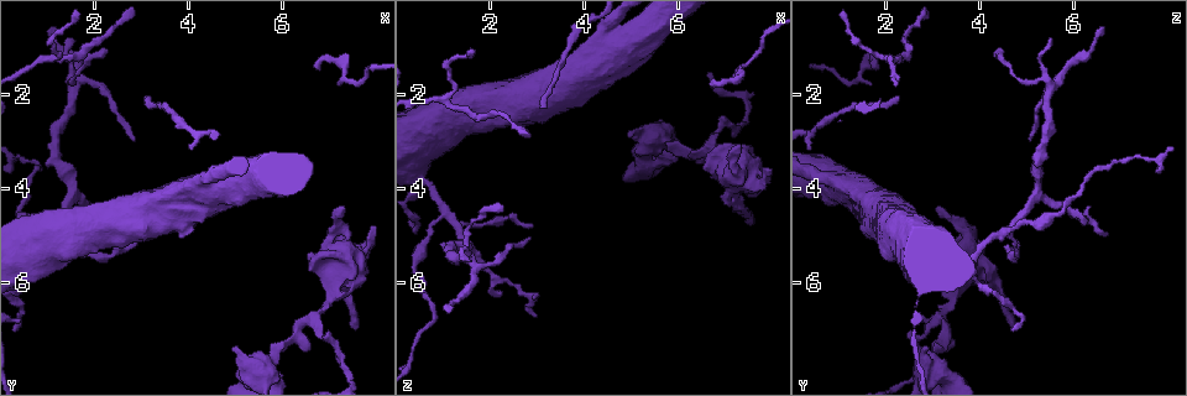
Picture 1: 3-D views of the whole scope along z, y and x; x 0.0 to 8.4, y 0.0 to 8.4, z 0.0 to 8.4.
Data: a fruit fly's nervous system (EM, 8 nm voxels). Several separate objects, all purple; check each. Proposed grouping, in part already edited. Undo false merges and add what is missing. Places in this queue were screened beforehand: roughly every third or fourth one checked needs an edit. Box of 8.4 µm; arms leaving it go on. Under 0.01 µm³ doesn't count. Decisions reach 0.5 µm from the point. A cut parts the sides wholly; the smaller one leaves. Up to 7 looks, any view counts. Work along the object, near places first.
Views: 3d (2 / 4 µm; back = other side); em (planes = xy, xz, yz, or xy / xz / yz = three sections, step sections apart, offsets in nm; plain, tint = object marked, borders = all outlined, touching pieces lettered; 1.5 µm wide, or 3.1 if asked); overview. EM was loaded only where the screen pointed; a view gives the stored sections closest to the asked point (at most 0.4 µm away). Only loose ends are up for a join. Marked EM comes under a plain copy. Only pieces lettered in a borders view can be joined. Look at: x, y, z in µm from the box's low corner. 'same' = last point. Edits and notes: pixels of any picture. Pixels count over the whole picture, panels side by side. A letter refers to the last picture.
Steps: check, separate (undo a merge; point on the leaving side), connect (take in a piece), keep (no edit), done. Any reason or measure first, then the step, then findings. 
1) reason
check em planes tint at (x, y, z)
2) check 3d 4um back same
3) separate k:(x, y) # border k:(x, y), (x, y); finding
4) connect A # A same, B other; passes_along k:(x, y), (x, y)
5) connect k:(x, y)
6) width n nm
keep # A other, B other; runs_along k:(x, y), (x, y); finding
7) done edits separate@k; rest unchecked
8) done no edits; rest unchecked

check 3d 2um at (1.15, 0.55, 6.60)

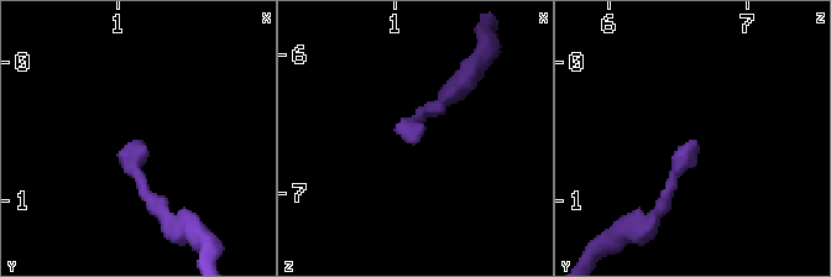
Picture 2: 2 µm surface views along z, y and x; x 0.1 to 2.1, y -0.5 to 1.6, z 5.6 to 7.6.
now the EM
check em planes borders at (1.14, 0.54, 6.62)

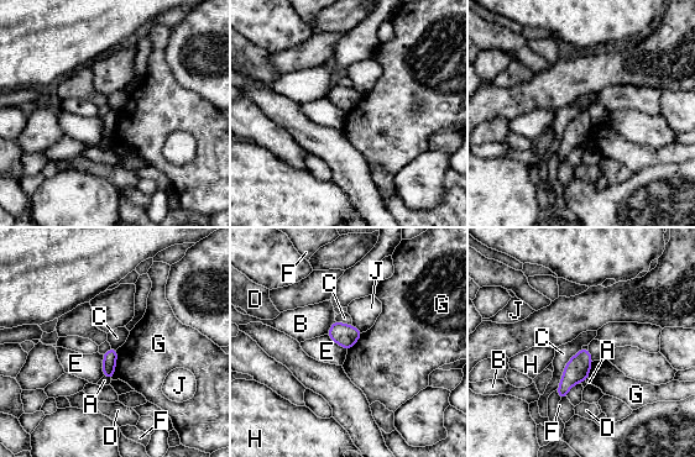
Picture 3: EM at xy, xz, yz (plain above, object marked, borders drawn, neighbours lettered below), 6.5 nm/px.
longest_contact C 320 nm
keep # A other, B other, C other, D other, E other, F other, G other, H other, J other; border 3:(581, 347), (568, 361), (555, 389); no lettered piece goes on from it

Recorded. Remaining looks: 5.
tapers out
check 3d 4um at (3.00, 5.00, 6.65)

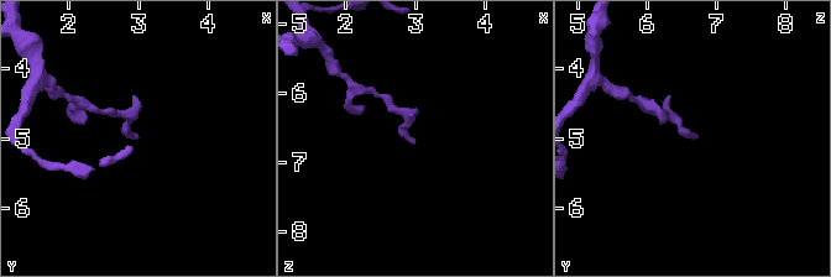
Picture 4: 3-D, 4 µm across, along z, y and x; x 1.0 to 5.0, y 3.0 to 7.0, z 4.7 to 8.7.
now the EM
check em xy step 4 borders at (3.00, 4.95, 6.70)

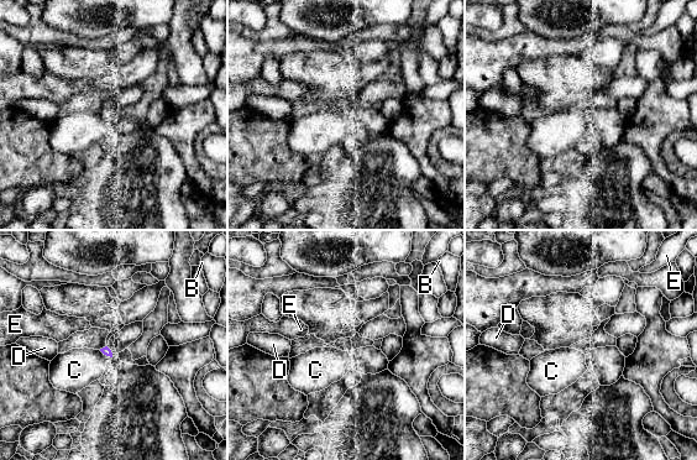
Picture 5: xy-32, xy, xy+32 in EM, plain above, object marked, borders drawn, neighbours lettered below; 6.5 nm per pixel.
cut it another way
check em planes borders same

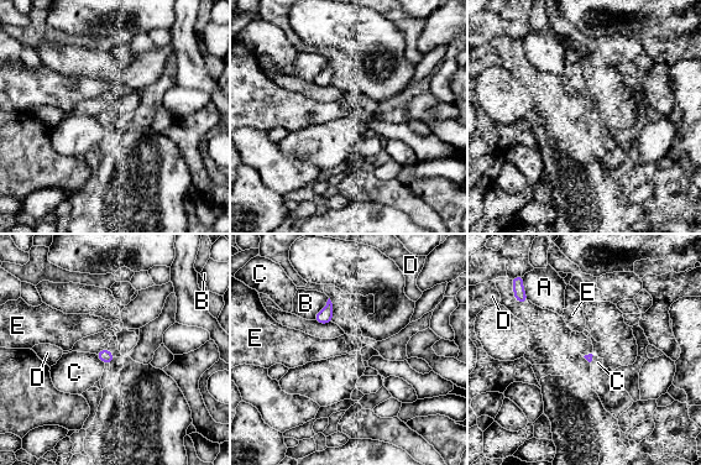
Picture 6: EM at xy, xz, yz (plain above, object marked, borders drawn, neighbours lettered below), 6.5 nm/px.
keep # A other, B other, C other, D other, E other; border 6:(94, 354), (104, 364); none of them fits

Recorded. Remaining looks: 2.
an open end
check em planes tint at (7.50, 6.95, 4.75)

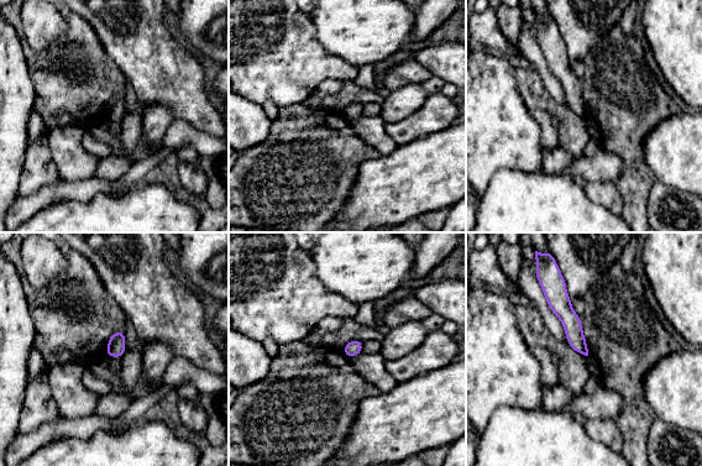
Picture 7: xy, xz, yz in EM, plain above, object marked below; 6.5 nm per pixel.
check em planes borders same

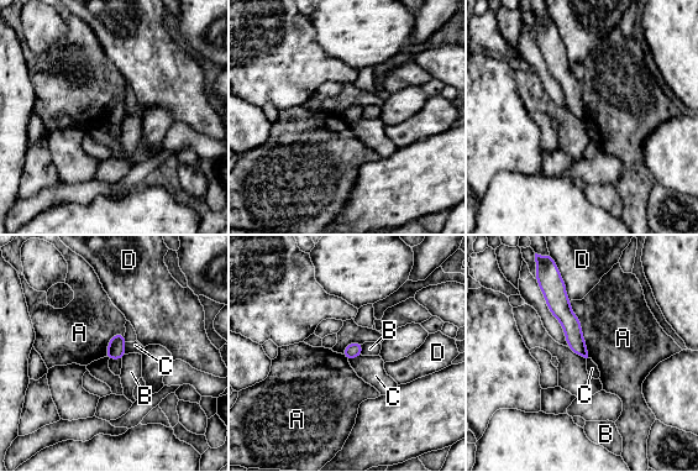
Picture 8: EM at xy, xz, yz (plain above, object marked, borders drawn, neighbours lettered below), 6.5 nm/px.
width 100 nm
keep # A other, B other, C other, D other; runs_along 8:(559, 284), (560, 308), (584, 354); none of them fits

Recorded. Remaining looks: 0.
done no edits; rest unchecked

